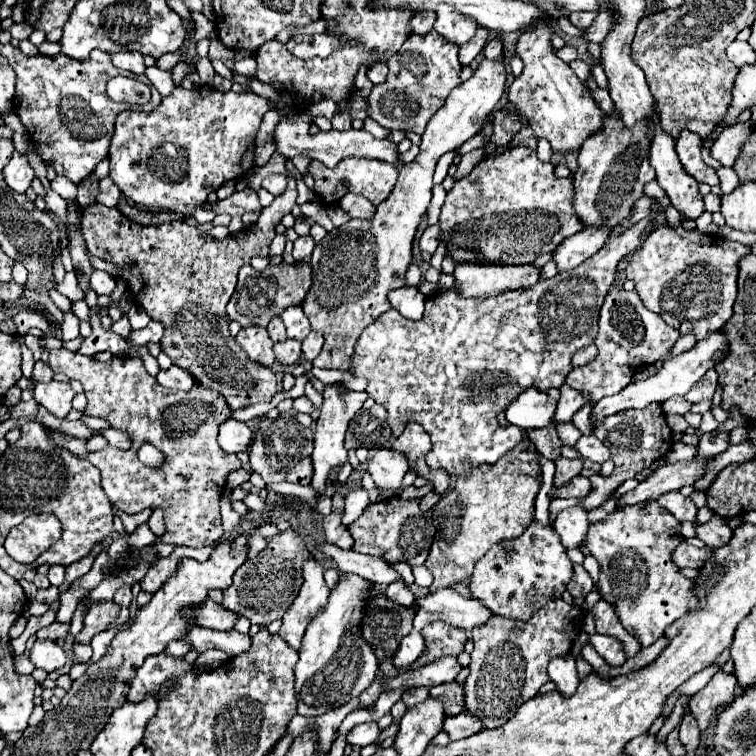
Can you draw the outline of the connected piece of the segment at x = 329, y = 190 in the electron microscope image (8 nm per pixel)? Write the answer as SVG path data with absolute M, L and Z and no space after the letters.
M342 159L342 163L338 163L334 169L328 169L326 165L312 161L308 167L308 173L314 177L316 195L320 195L320 199L324 199L326 203L336 203L346 193L356 193L366 197L372 205L378 205L390 195L398 179L398 169L390 167L390 163L378 163L378 159L374 161L372 159Z

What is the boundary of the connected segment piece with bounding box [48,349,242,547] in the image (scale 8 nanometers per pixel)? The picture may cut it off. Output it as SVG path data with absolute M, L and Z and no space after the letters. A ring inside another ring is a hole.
M54 349L54 351L50 351L48 365L52 371L60 371L68 379L78 379L82 383L84 393L88 397L88 405L84 409L86 415L94 415L94 417L108 421L112 427L128 433L132 439L130 449L106 447L102 451L88 453L86 449L76 451L76 445L84 445L82 439L74 439L72 435L62 435L62 433L56 435L52 431L54 443L70 449L72 453L80 453L94 467L100 469L102 487L104 487L108 499L116 507L120 507L124 513L140 513L142 509L162 509L164 511L164 525L166 525L166 531L158 537L158 541L162 541L162 543L202 547L202 545L210 545L210 543L216 543L218 539L222 539L224 531L222 531L222 519L220 519L220 497L222 497L228 475L234 469L242 467L238 455L222 451L222 447L216 441L218 427L226 419L232 417L232 409L226 403L226 399L222 399L222 395L218 395L218 391L210 391L208 387L202 387L200 383L196 383L190 391L170 391L168 387L162 387L156 381L156 377L148 375L142 359L138 359L138 357L120 355L120 357L112 357L106 363L100 363L92 357L84 357L80 353L68 351L68 349ZM144 441L152 443L158 451L162 451L164 463L160 467L148 467L148 465L138 461L134 451L138 451L138 447Z

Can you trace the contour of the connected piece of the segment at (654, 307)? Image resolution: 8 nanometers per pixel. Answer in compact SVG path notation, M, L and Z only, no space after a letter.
M658 227L646 235L646 241L642 247L630 257L626 275L636 283L636 291L646 303L646 307L658 315L664 317L668 325L678 329L682 335L692 333L698 341L706 339L714 331L722 329L724 323L732 317L732 305L736 301L738 291L738 263L742 257L746 257L750 251L748 245L742 243L730 243L722 239L720 235L704 235L698 229L686 231L682 227Z

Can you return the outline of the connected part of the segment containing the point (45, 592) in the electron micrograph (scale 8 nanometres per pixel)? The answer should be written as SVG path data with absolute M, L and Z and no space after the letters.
M50 585L48 589L38 589L38 592L36 593L36 601L52 605L52 603L56 603L56 601L58 601L58 595L60 595L58 587Z

